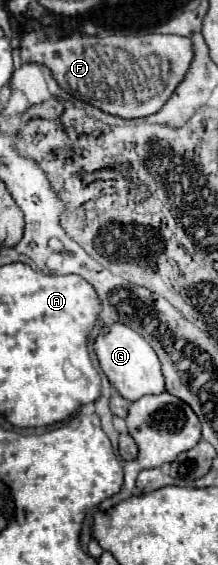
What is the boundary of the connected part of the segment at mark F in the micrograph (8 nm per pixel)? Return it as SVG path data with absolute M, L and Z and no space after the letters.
M30 19L28 31L20 41L20 57L24 63L46 65L58 85L76 99L110 115L136 119L156 113L172 95L172 89L176 89L190 67L192 43L178 35L112 35L96 39L74 33L72 37L60 39L56 27L44 29L36 19Z

